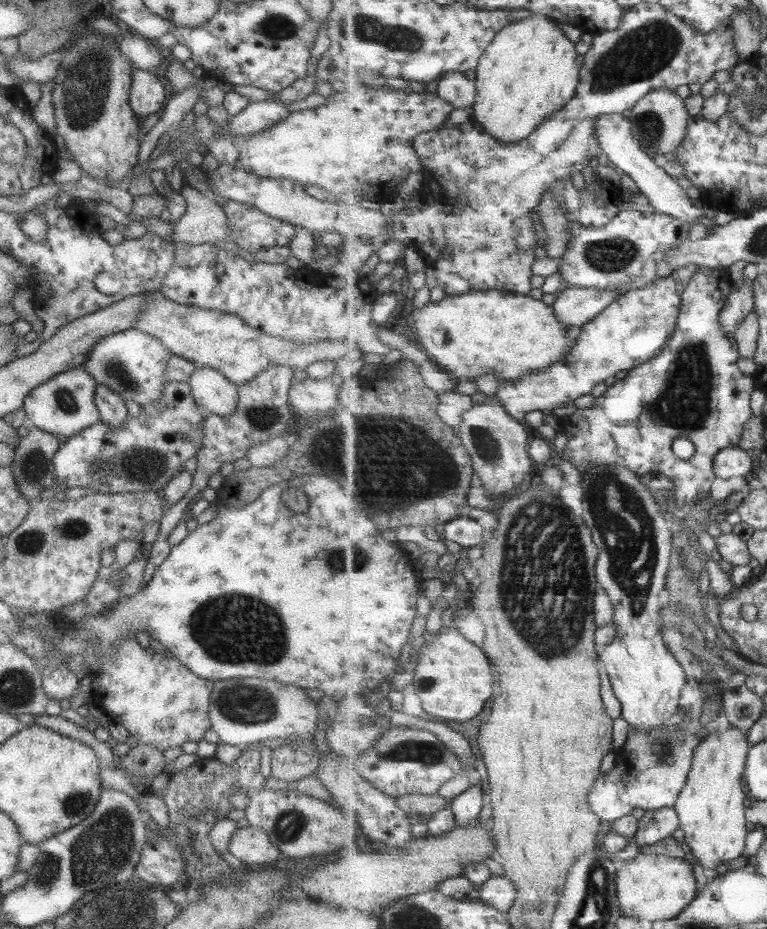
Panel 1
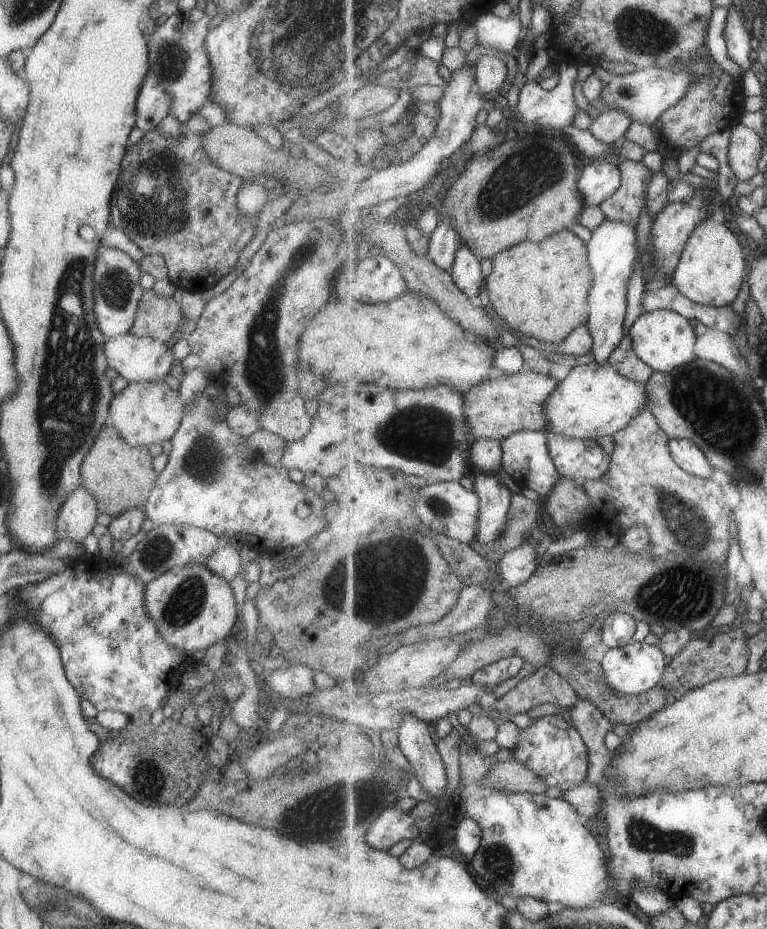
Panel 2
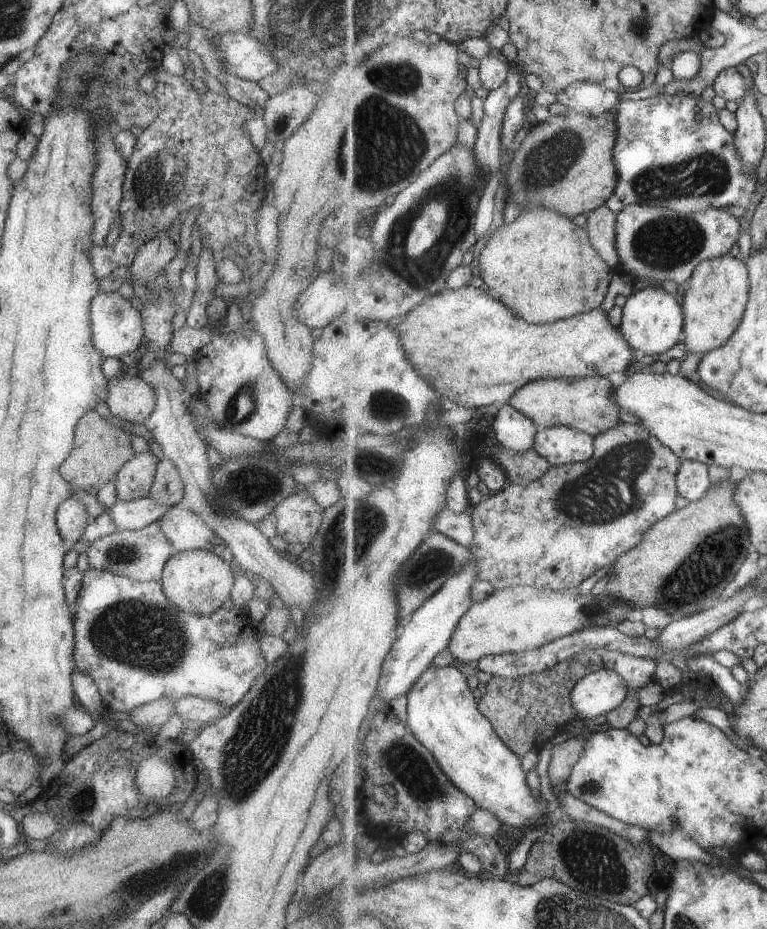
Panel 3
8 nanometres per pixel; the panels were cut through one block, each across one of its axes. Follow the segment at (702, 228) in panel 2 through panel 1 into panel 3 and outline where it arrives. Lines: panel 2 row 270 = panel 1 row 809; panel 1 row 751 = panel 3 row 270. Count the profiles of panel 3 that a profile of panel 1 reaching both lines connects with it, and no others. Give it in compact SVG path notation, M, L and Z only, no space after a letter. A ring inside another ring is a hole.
M731 253L720 258L706 260L691 278L691 287L687 290L683 302L686 312L686 328L684 332L684 342L687 350L692 355L706 355L716 348L728 344L728 340L734 336L744 322L747 308L751 299L751 270L750 265L744 260L740 260Z

